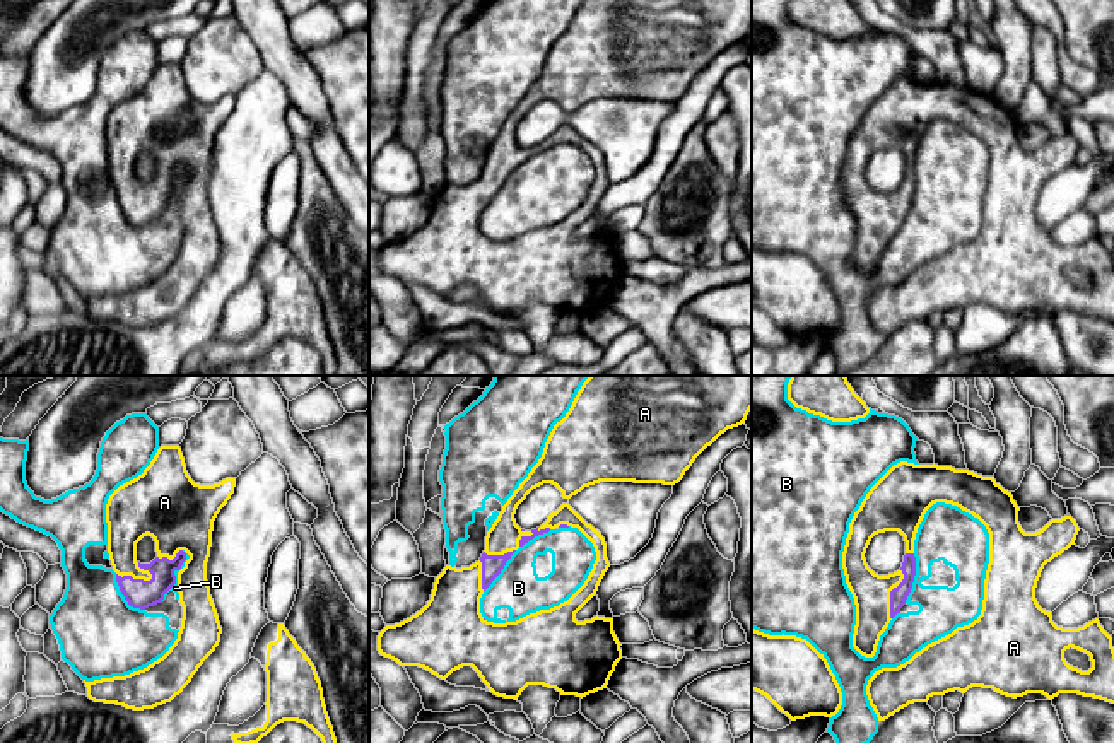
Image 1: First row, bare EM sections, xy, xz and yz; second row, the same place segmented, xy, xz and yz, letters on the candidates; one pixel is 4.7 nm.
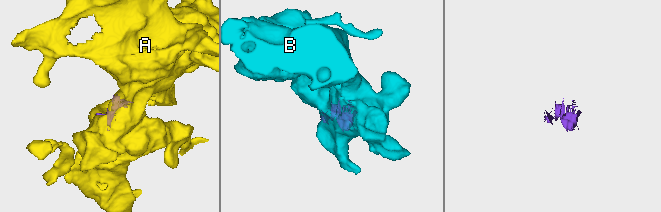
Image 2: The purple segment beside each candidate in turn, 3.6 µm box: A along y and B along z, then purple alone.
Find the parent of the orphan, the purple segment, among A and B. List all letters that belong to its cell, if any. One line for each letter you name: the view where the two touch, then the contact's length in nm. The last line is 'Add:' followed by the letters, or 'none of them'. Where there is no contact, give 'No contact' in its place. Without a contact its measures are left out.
A: Touches purple in xy. Shared border 180 nm
Add: A

